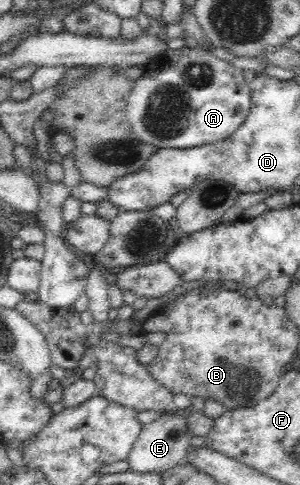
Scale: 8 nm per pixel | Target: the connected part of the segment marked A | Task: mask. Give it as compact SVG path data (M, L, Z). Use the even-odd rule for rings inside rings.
M201 46L165 51L142 68L142 75L134 82L128 98L126 118L139 140L158 149L191 148L225 140L239 130L250 113L251 87L245 81L243 71Z

